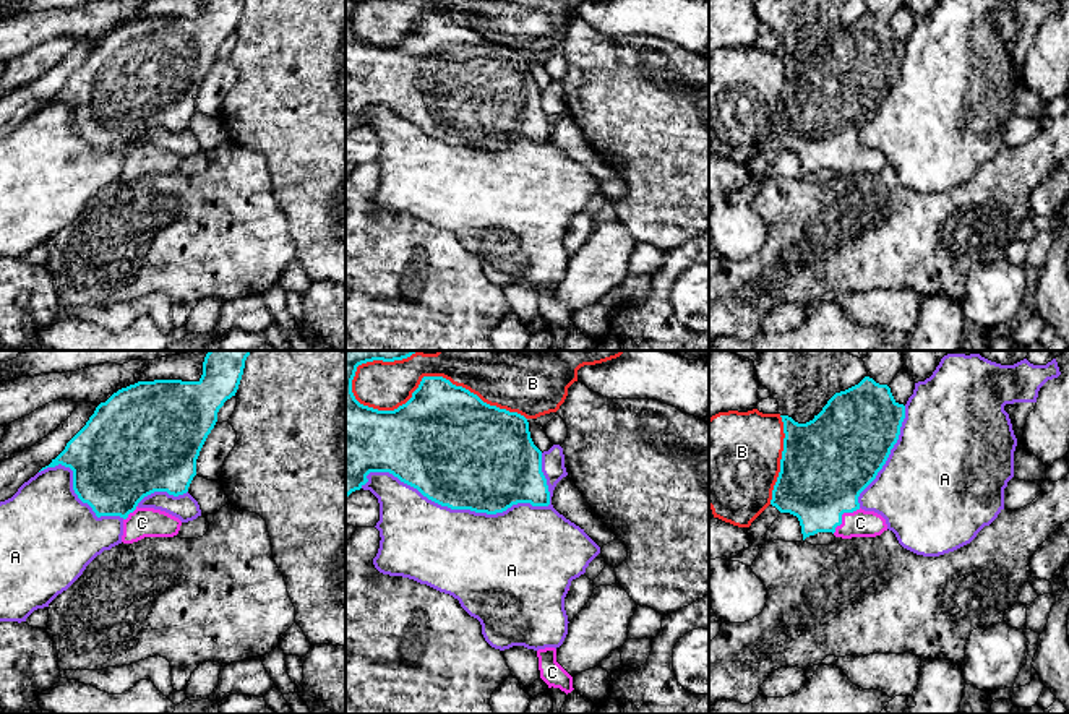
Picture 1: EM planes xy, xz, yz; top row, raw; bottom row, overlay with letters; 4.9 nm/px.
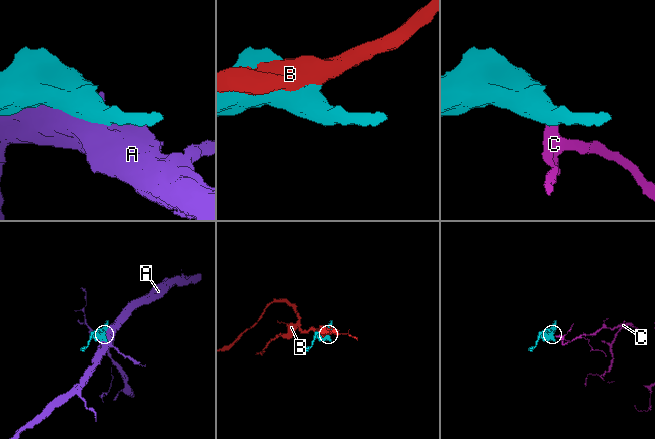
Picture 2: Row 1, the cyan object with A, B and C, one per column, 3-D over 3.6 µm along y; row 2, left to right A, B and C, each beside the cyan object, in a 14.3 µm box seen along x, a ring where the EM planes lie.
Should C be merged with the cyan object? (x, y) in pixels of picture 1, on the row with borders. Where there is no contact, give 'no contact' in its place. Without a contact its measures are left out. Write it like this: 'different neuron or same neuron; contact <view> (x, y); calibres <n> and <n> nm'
same neuron; contact yz (842, 513); calibres 440 and 140 nm

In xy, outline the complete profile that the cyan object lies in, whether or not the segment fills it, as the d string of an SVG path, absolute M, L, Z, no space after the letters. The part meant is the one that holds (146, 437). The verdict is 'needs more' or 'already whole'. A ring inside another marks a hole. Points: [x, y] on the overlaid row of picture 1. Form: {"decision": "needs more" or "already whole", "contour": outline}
{"decision": "needs more", "contour": "M209 351L204 357L203 375L198 381L182 381L182 380L138 381L135 385L118 389L105 402L101 402L96 407L94 414L89 417L86 425L67 443L65 449L55 459L52 459L52 462L49 466L42 467L41 471L44 471L47 467L55 467L58 464L70 467L73 471L75 493L78 495L78 498L83 503L88 503L92 508L92 511L96 513L97 518L120 516L123 519L123 536L122 536L123 544L133 544L144 537L174 537L174 536L177 536L180 531L180 526L182 526L182 521L178 518L175 518L165 511L161 511L161 510L140 508L138 503L144 497L148 497L154 492L167 492L169 495L174 495L174 497L178 497L178 495L183 495L188 492L188 487L190 487L193 477L196 475L196 459L200 456L200 451L201 451L208 435L211 433L211 430L214 428L214 425L217 422L219 409L224 406L224 402L227 399L235 396L240 380L242 380L242 375L243 375L245 360L250 355L250 352L251 351Z"}

